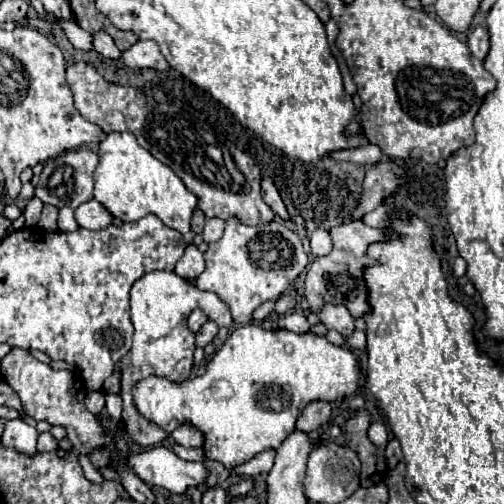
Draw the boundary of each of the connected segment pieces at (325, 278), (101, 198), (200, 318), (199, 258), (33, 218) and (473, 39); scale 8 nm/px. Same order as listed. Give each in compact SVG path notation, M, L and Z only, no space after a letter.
M361 220L339 224L329 232L333 238L333 252L329 256L317 258L311 264L305 278L305 298L313 314L319 314L323 310L323 304L339 304L339 306L345 306L353 318L363 318L365 314L371 312L369 292L363 280L363 268L369 268L371 264L375 264L375 260L367 256L367 248L375 242L387 240L387 234L379 228L371 228L363 224Z
M111 132L99 144L99 166L93 174L95 178L95 200L101 202L113 218L121 222L135 222L147 214L159 216L159 220L181 234L189 232L189 222L197 204L195 194L191 194L179 176L153 158L145 148L141 148L131 132Z
M193 310L193 312L191 312L191 316L189 316L189 320L187 320L187 324L189 324L191 332L197 332L205 322L207 322L207 316L205 316L205 312L203 312L203 310Z
M187 246L183 258L175 266L175 274L185 280L195 280L205 270L203 254L197 250L197 246Z
M31 200L31 202L25 206L23 214L25 214L25 224L27 224L27 226L37 226L37 222L39 222L39 218L41 218L41 208L43 208L43 202L41 202L41 200Z
M477 26L471 34L469 34L469 50L471 54L477 58L477 60L485 60L489 48L491 48L491 42L489 42L489 36L487 36L487 30L483 26Z

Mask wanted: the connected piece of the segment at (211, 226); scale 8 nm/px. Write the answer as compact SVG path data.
M219 218L207 220L207 222L205 222L205 228L203 228L203 240L205 240L207 244L219 240L219 238L223 236L223 226L225 226L225 222L219 220Z

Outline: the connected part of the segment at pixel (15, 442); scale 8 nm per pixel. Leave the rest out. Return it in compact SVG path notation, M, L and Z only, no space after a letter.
M21 418L9 420L5 426L5 432L1 436L1 442L5 446L11 446L23 454L35 454L37 448L37 430L29 424L25 424Z

